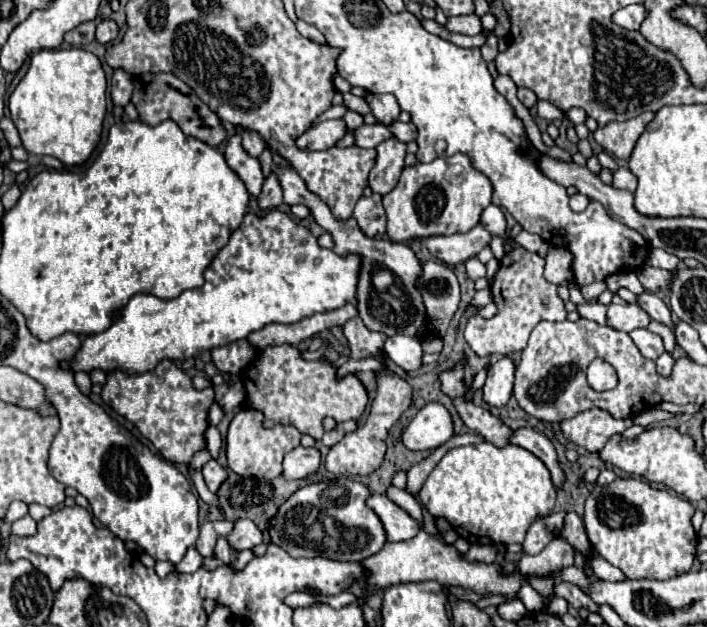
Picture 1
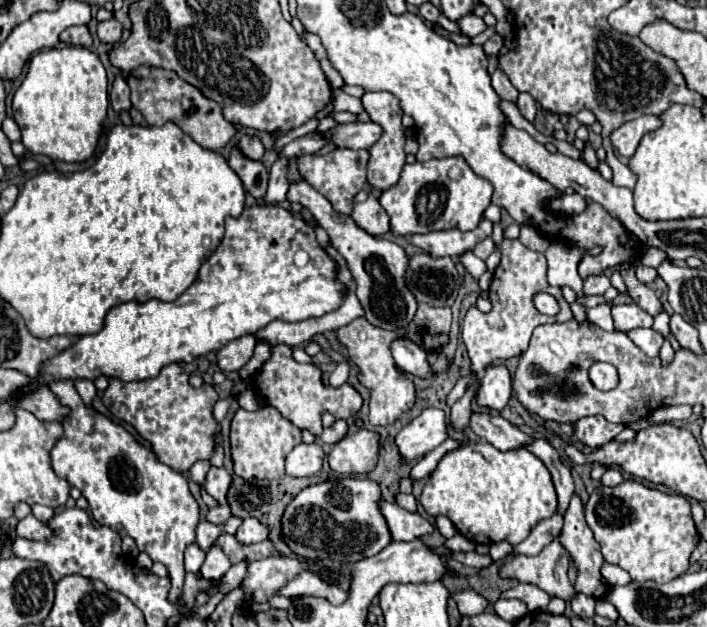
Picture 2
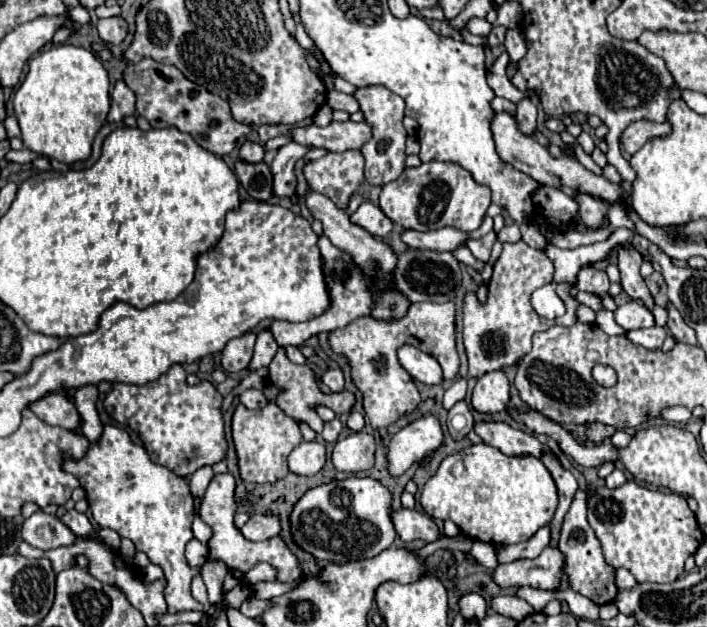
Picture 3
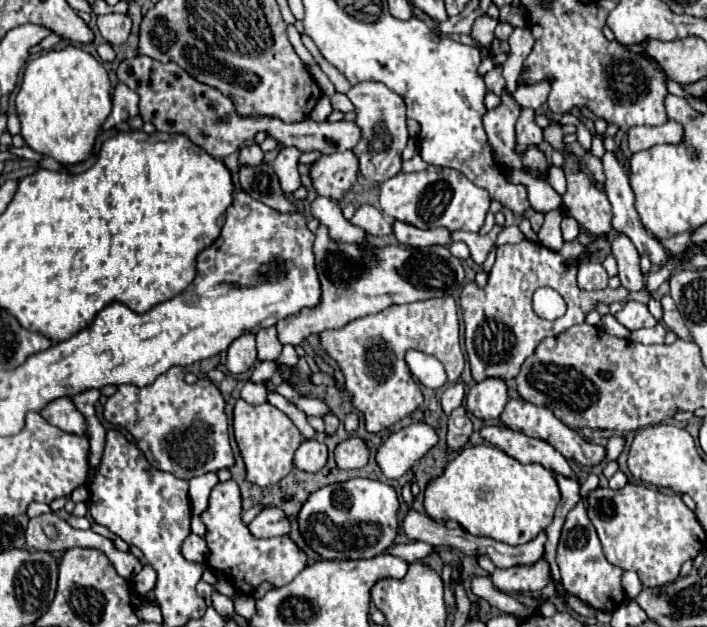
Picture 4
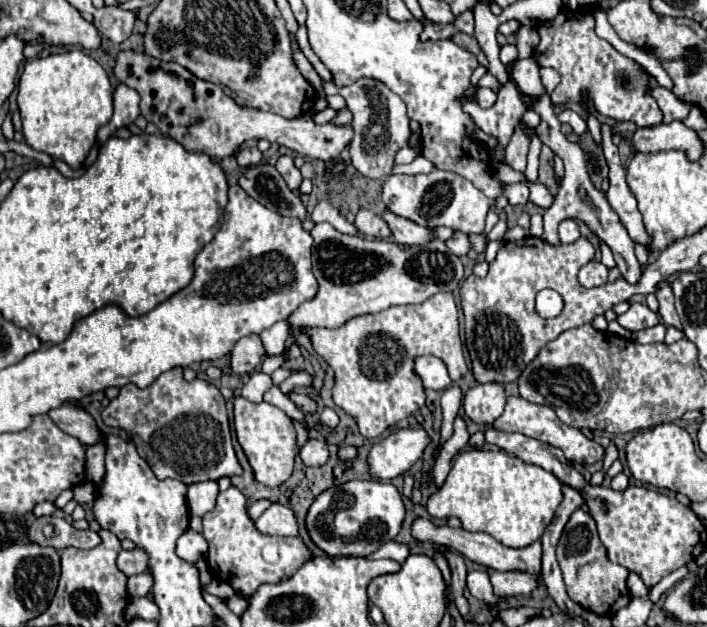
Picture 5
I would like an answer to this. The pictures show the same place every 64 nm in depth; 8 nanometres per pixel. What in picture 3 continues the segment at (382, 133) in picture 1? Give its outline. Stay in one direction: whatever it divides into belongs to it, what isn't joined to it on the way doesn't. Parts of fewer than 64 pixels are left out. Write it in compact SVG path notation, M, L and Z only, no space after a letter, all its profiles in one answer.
M330 122L326 128L308 124L306 128L294 128L290 132L292 140L298 144L308 144L316 148L326 148L330 152L344 152L350 148L362 148L372 136L372 128L364 122Z

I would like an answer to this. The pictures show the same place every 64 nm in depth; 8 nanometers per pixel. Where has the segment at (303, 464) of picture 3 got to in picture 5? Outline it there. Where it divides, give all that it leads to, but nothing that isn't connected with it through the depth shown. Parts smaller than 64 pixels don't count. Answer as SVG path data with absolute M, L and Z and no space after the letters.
M310 438L310 440L300 448L300 460L302 460L306 466L312 466L312 468L326 464L326 460L328 460L328 448L326 448L326 444L320 442L320 440Z

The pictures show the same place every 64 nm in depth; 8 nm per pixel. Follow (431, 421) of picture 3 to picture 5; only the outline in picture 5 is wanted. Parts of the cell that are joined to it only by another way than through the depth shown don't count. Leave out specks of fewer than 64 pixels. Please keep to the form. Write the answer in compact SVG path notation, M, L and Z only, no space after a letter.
M404 428L392 432L388 438L372 446L368 458L370 472L382 480L392 480L396 476L402 476L422 458L424 448L428 444L430 436L426 430Z

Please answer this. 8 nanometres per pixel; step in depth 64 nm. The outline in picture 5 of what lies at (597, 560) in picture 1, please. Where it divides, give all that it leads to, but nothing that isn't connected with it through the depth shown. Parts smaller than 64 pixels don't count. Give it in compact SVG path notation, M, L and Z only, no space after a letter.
M634 572L628 574L628 590L632 592L632 598L638 598L638 596L648 596L648 588L644 586L644 582L640 580L640 576L636 576Z

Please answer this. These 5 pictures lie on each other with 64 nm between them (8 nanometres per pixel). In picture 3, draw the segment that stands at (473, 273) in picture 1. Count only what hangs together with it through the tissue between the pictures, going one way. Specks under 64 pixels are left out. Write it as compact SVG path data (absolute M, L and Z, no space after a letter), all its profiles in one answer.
M460 246L458 250L454 250L454 256L456 256L456 260L458 260L458 262L462 262L462 264L466 264L466 266L474 268L476 272L482 272L482 270L484 270L484 262L476 260L476 258L472 256L472 252L470 252L466 246Z

